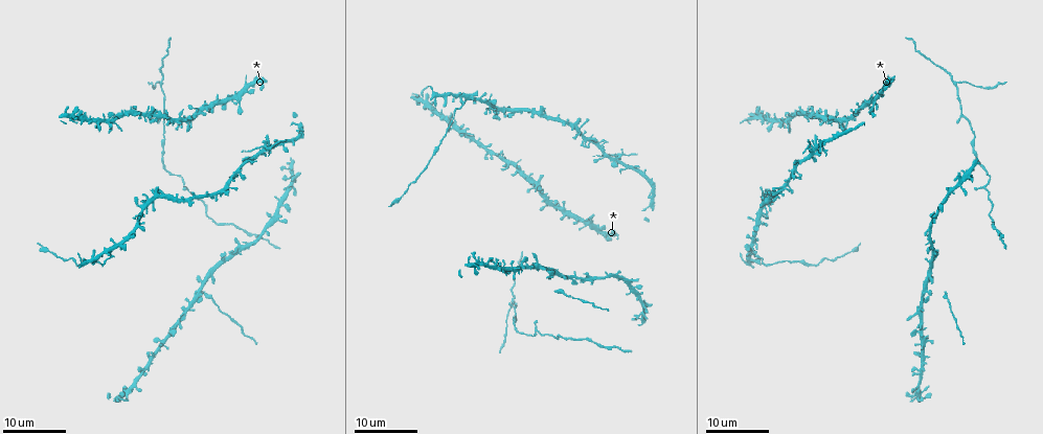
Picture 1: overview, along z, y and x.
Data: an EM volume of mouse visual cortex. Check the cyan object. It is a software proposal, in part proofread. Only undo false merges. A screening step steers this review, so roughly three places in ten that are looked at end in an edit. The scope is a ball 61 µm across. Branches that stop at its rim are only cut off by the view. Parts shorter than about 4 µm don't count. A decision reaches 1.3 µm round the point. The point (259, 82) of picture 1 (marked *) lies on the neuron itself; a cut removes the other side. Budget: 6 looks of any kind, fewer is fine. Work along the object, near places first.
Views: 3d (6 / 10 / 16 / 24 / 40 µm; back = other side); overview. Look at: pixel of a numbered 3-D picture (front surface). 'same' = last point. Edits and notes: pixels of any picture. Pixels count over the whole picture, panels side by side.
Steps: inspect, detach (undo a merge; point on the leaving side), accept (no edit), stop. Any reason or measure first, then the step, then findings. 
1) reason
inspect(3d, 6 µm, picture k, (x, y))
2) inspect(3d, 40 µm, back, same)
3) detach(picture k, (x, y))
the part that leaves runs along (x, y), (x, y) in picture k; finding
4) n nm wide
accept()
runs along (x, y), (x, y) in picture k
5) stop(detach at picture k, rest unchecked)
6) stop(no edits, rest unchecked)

branch point
inspect(3d, 24 µm, picture 1, (955, 81))

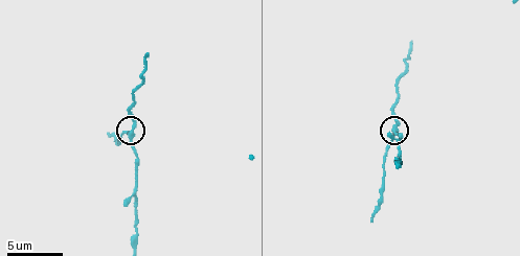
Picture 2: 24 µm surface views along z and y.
inspect(3d, 10 µm, picture 2, (395, 129))

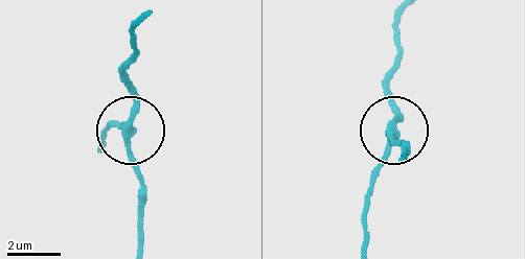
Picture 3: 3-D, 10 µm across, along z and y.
accept()
one neuron here

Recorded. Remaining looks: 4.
small branch off a trunk
inspect(3d, 24 µm, picture 1, (109, 249))

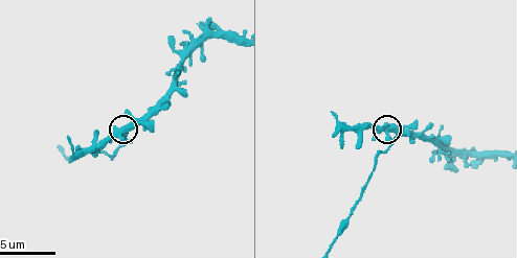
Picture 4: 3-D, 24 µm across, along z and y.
inspect(3d, 10 µm, picture 4, (122, 131))

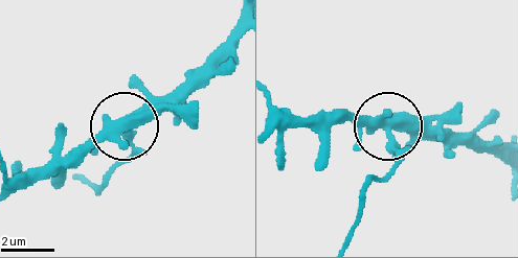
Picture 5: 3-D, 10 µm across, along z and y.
370 nm wide
detach(picture 5, (116, 165))
the part that leaves runs along (131, 146), (97, 187), (82, 180) in picture 5; a second neuron is stuck on

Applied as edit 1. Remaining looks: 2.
looks like a crossing
inspect(3d, 16 µm, picture 1, (263, 147))

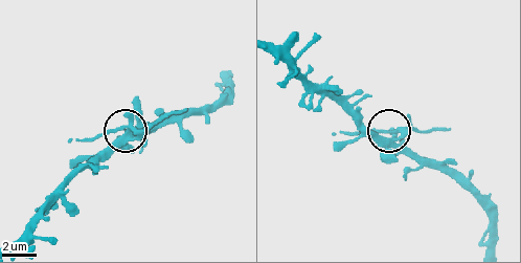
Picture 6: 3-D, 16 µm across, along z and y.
inspect(3d, 6 µm, picture 6, (128, 128))

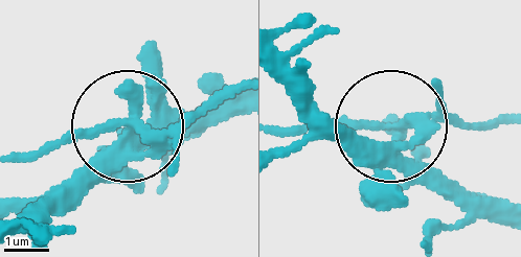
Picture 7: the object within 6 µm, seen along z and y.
330 nm wide
detach(picture 7, (91, 136))
the part that leaves runs along (152, 134), (111, 122), (21, 156) in picture 7; two neurons meet here

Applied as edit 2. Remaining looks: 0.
stop(detach at picture 5, detach at picture 7, rest unchecked)

